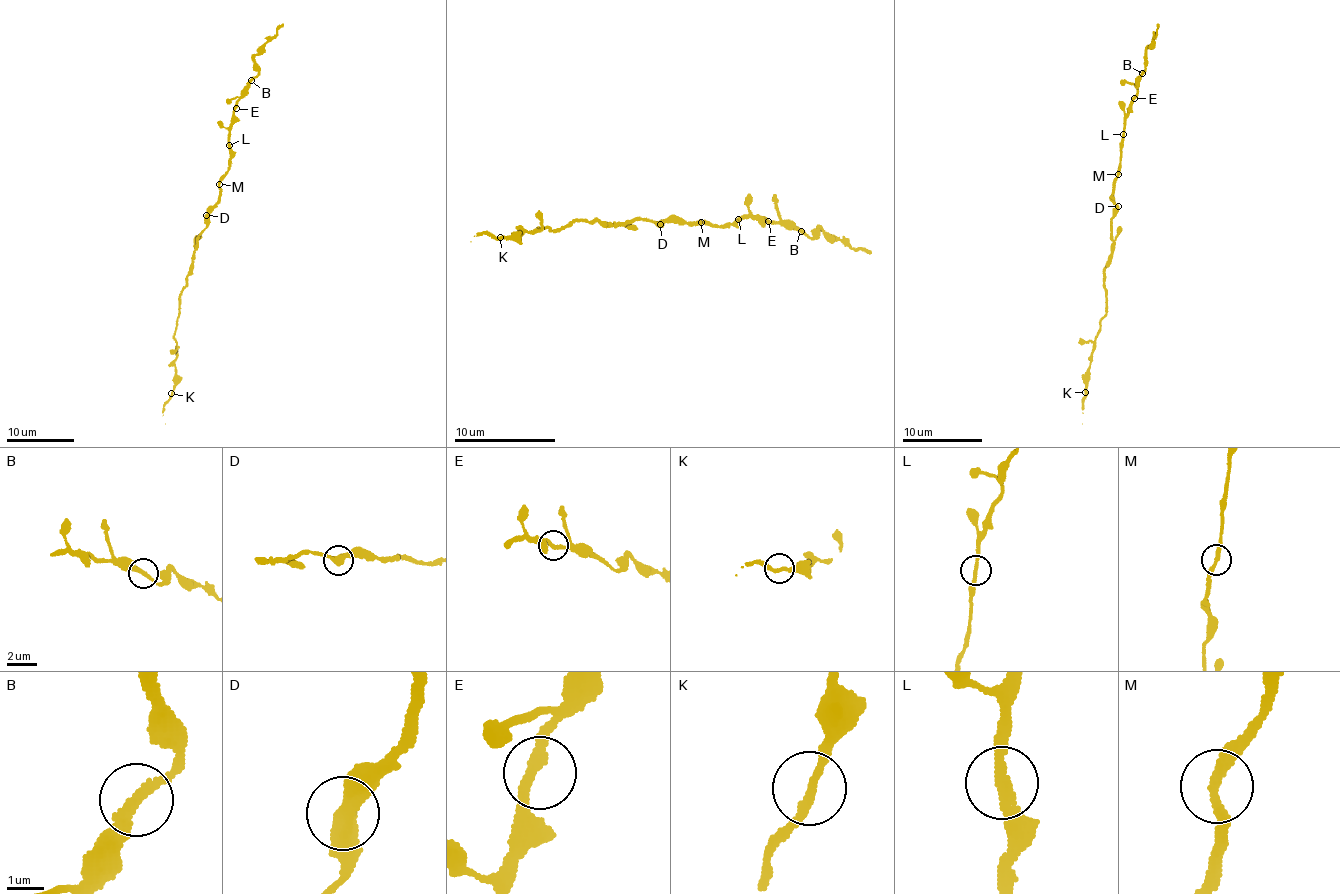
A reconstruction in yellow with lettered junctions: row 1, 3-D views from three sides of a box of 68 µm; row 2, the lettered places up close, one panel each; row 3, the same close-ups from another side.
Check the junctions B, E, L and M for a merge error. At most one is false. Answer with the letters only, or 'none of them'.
none of them

